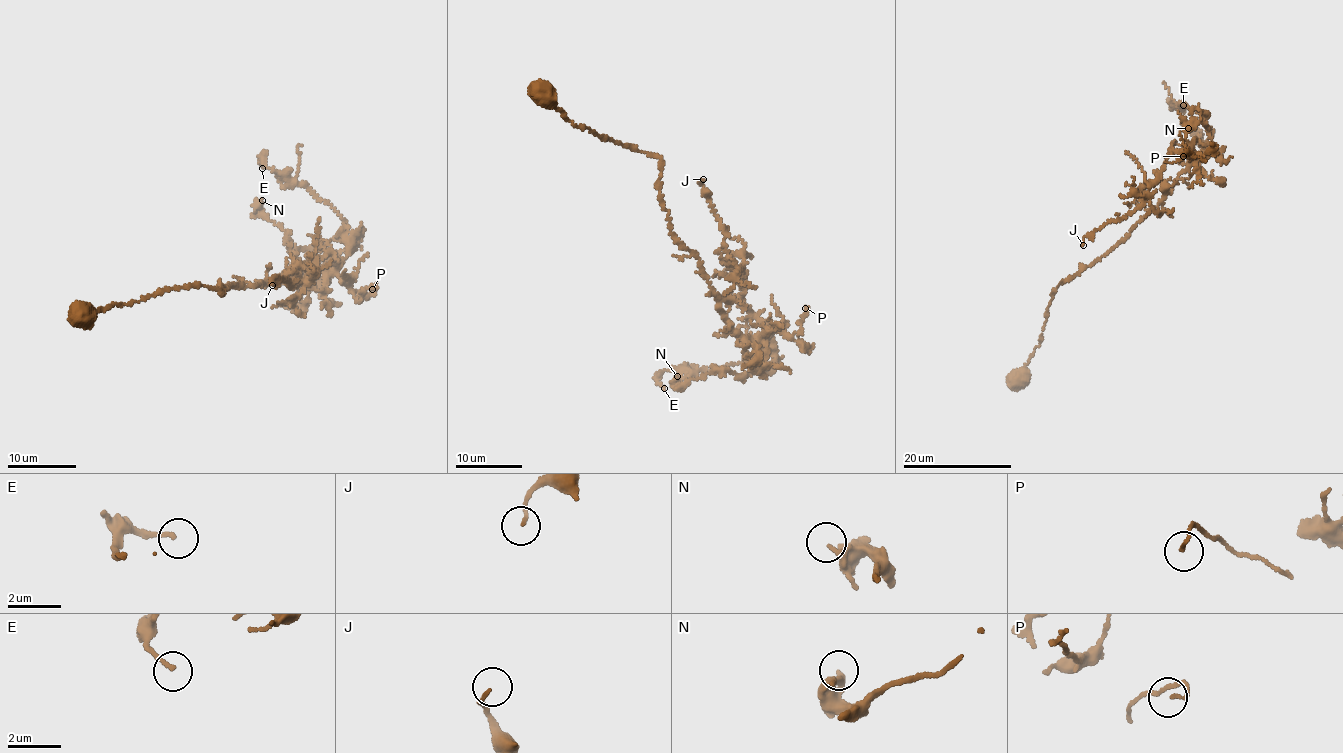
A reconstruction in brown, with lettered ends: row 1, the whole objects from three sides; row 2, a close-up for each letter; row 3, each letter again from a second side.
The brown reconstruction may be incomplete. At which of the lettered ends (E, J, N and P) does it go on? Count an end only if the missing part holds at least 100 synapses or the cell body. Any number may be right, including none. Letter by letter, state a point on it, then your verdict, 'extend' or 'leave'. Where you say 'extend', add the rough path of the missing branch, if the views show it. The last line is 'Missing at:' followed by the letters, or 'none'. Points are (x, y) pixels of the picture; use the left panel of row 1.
E: at (262, 168); leave
J: at (272, 285); leave
N: at (262, 200); leave
P: at (372, 289); leave
Missing at: none

